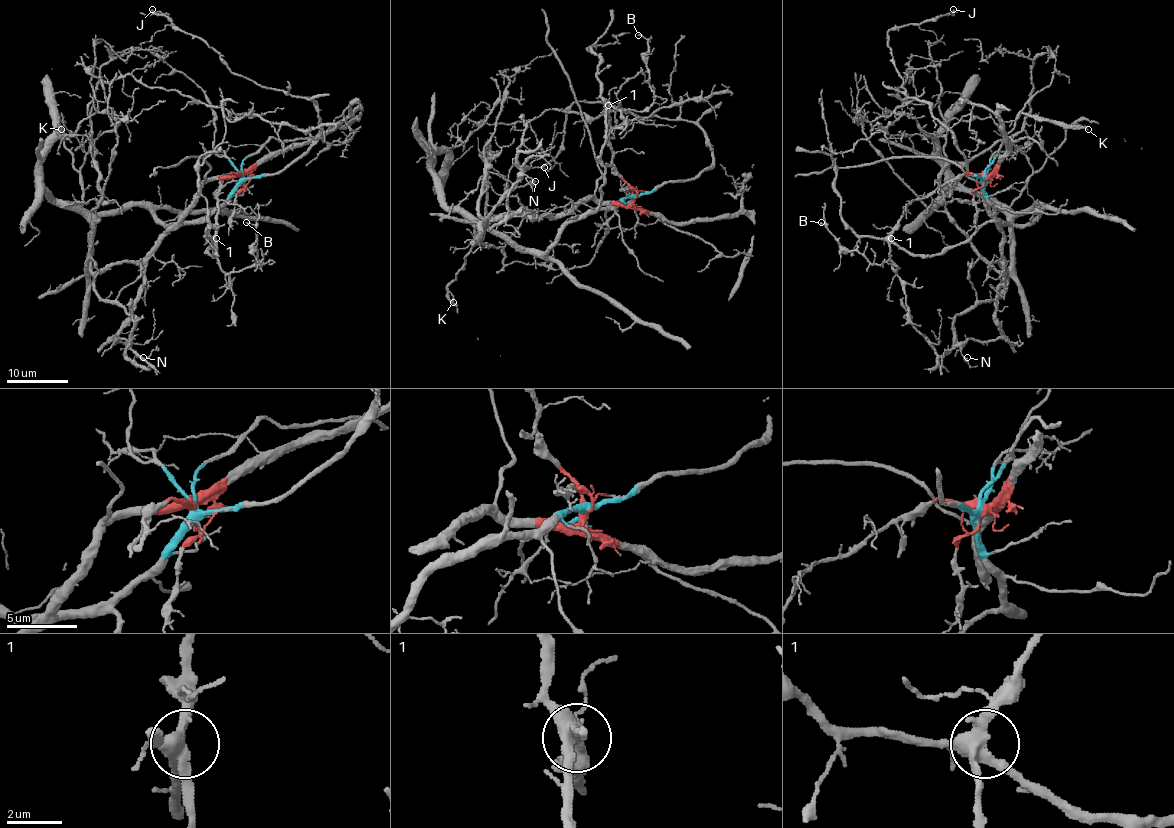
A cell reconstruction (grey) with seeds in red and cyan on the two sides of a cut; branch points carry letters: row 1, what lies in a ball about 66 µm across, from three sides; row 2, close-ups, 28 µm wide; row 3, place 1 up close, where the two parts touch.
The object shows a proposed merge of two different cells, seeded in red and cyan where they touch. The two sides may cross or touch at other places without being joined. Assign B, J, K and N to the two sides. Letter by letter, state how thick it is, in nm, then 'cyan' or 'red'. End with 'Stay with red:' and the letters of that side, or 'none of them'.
B: 130 nm thick; red
J: 100 nm thick; cyan
K: 90 nm thick; cyan
N: 130 nm thick; red
Stay with red: B, N

